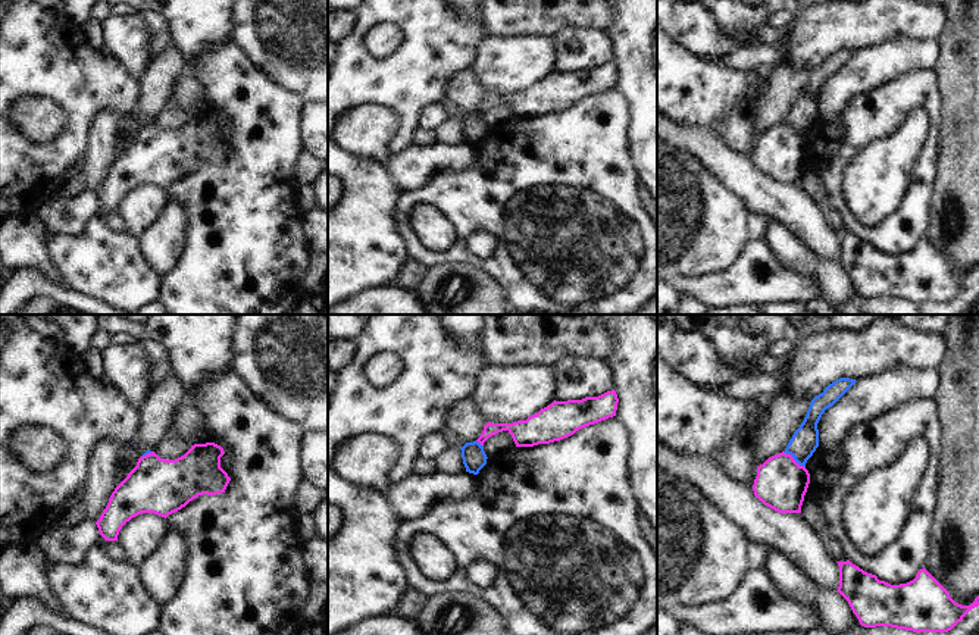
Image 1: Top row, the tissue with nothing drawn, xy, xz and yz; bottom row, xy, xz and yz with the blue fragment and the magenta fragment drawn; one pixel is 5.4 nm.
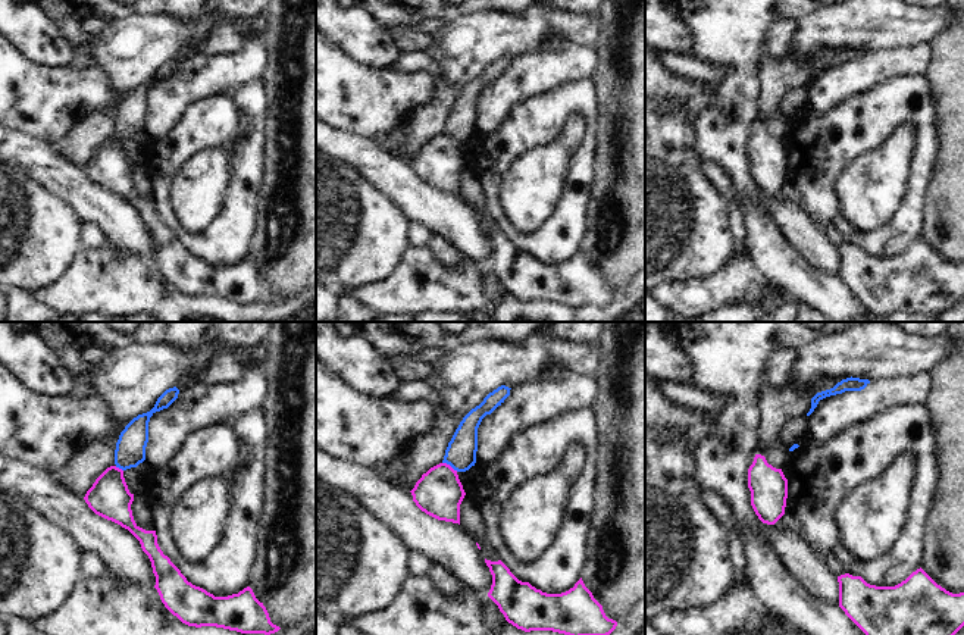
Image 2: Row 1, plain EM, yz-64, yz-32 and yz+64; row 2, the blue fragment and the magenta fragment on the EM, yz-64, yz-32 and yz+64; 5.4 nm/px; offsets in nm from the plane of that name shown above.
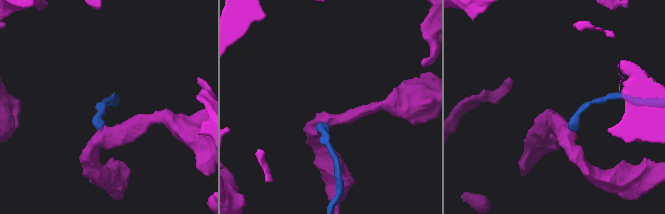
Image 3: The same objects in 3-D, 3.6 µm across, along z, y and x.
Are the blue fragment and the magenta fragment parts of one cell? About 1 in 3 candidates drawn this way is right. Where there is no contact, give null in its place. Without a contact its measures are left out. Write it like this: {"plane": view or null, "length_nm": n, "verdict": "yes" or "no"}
{"plane": "yz", "length_nm": 160, "verdict": "no"}

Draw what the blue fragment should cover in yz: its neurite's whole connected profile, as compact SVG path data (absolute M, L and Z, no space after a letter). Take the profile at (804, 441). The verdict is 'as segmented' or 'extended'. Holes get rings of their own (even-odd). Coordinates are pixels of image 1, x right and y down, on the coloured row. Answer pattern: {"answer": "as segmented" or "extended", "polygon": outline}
{"answer": "as segmented", "polygon": "M839 378L829 384L822 394L816 395L807 415L794 432L783 453L791 454L794 460L806 467L807 460L819 447L817 423L826 409L832 407L857 381L850 378Z"}

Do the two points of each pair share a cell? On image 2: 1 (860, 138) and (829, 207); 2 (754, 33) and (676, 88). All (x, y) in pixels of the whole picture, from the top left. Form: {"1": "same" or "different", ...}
{"1": "same", "2": "different"}

